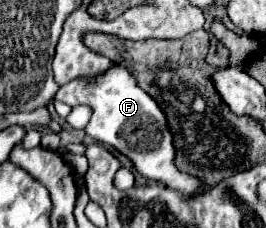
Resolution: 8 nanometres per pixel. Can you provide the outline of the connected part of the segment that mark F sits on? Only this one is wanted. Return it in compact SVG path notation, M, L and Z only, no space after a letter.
M116 65L114 69L98 75L92 83L84 79L70 81L60 87L54 99L64 101L72 107L90 105L92 119L84 129L86 135L90 135L100 143L116 147L122 155L126 155L134 163L134 169L142 177L164 183L166 187L180 191L184 197L194 197L202 193L206 183L200 181L198 177L182 173L174 163L176 147L172 145L172 131L168 129L164 111L160 109L160 105L156 105L154 97L148 97L148 93L144 93L144 89L136 85L136 79L128 73L126 67Z

